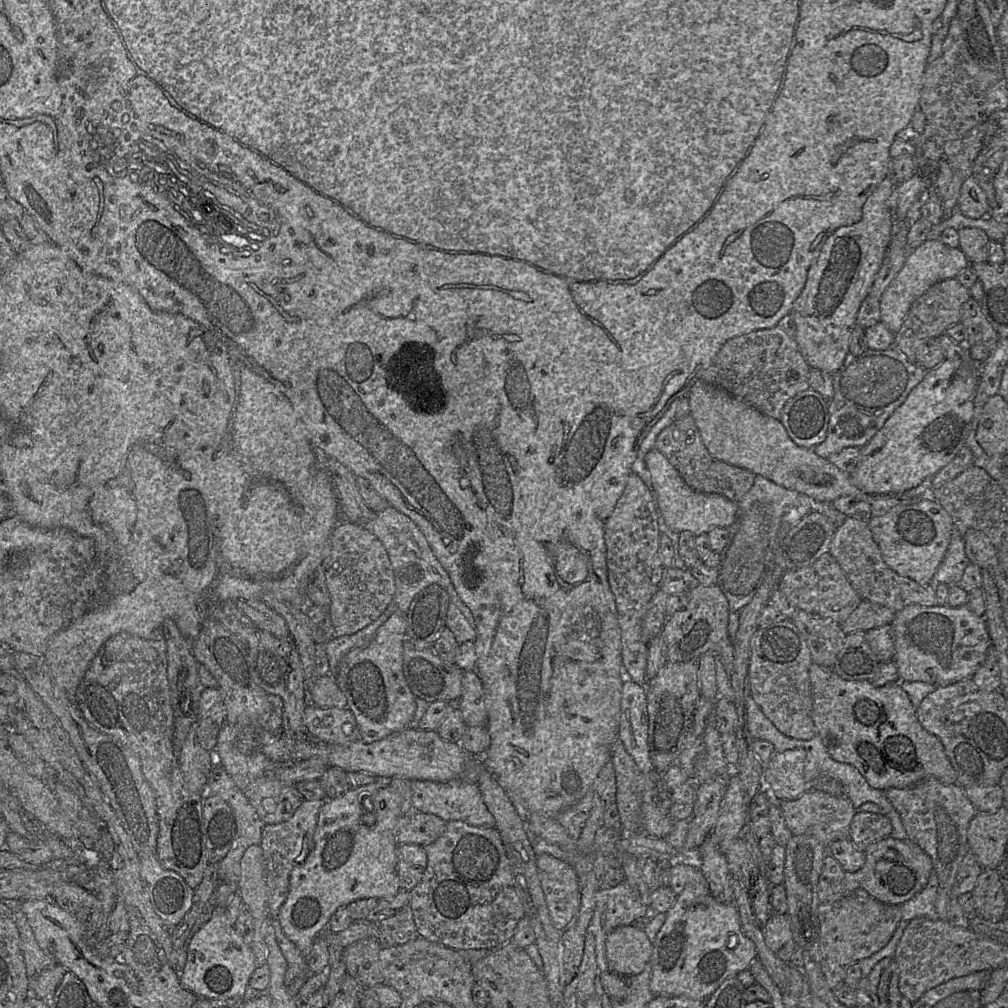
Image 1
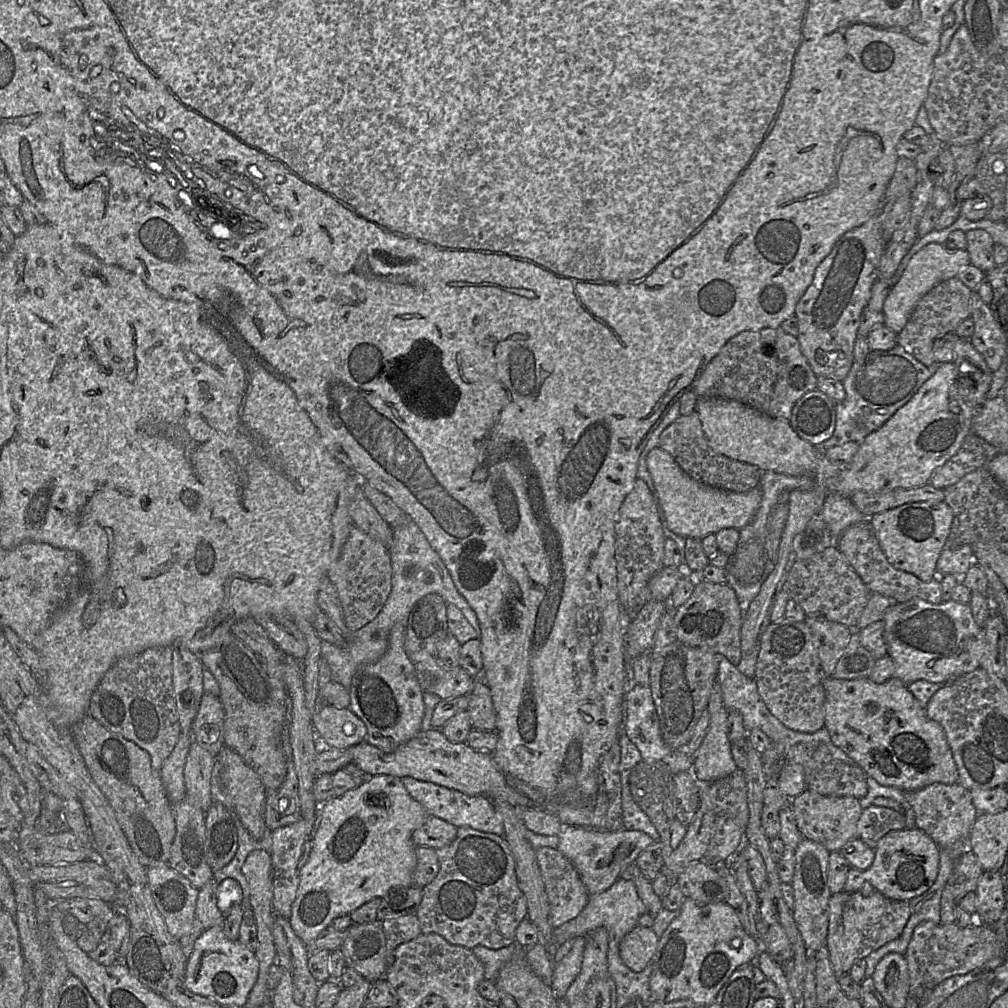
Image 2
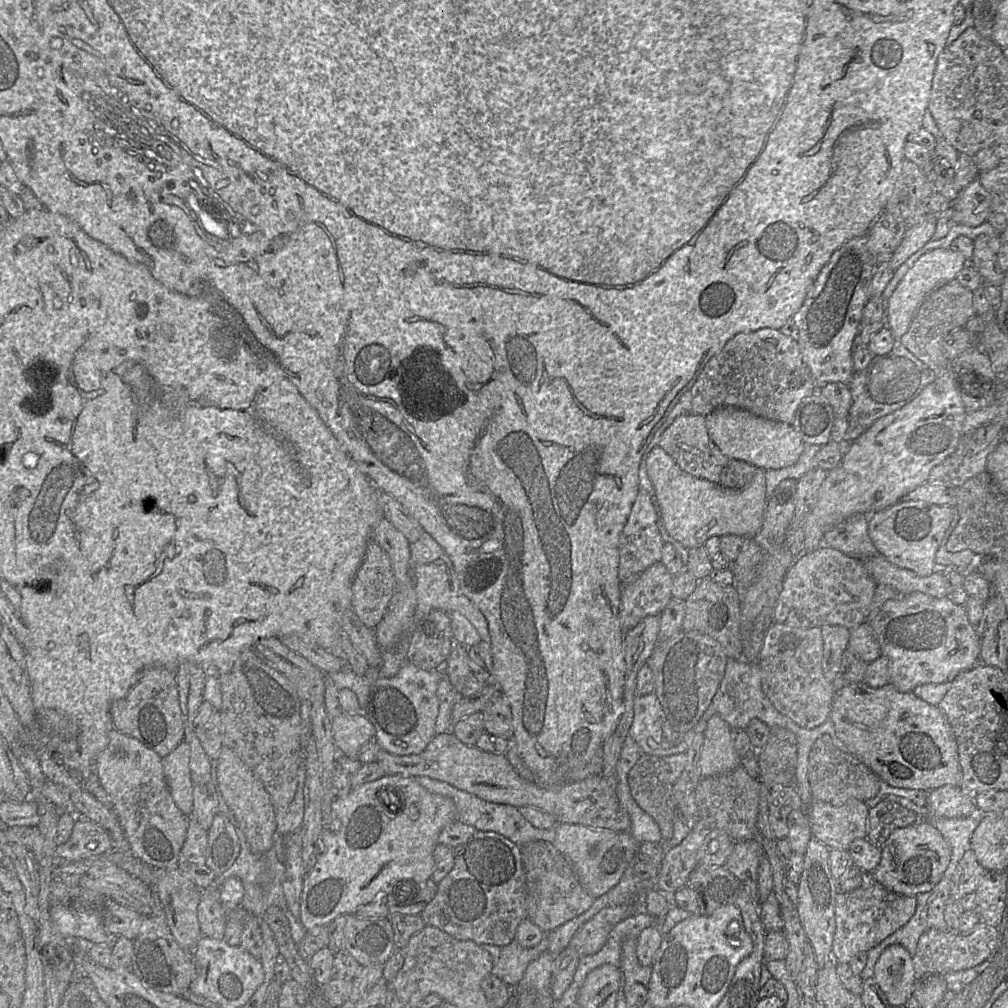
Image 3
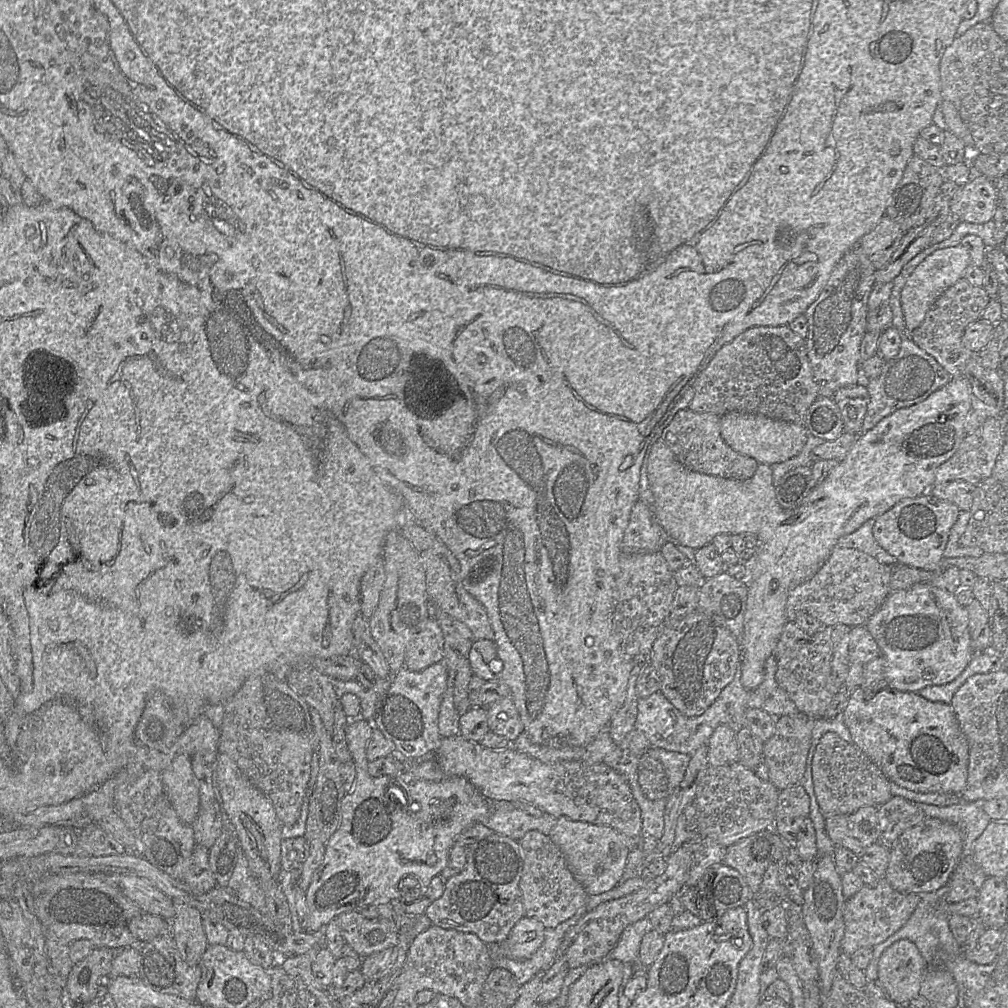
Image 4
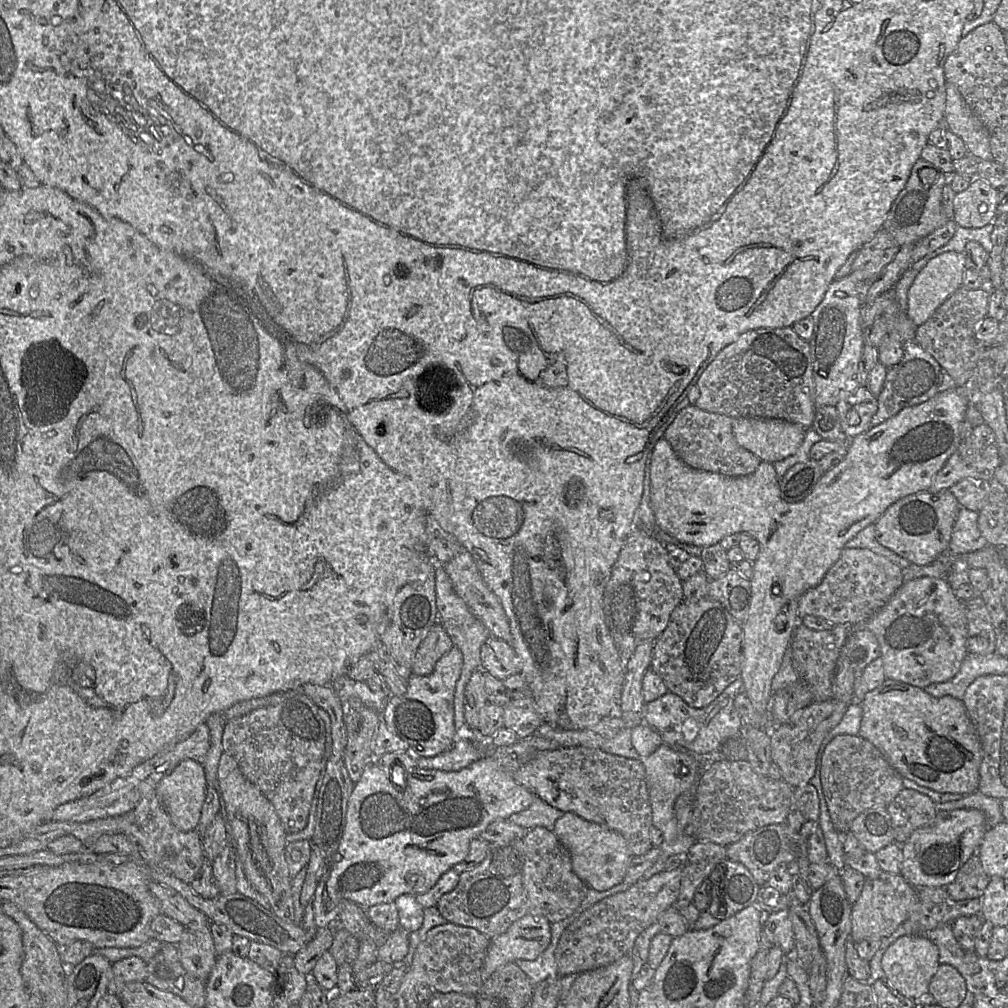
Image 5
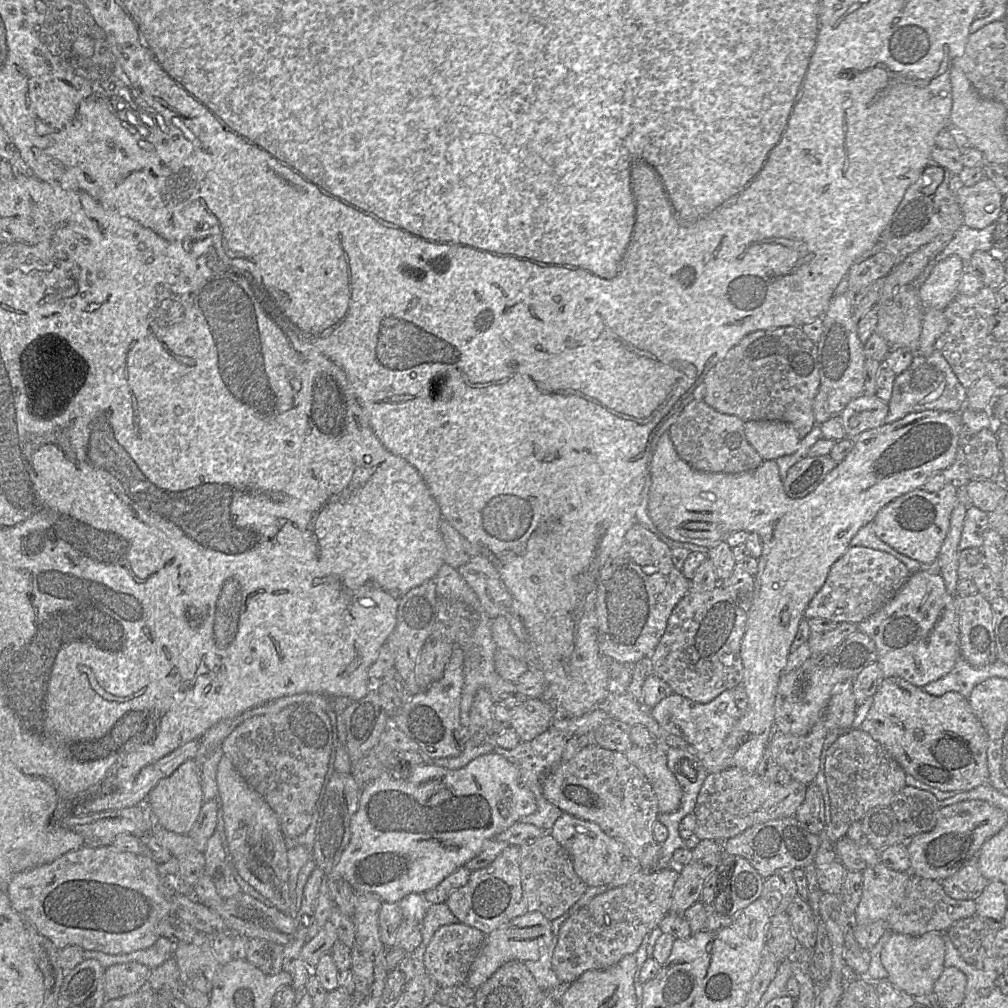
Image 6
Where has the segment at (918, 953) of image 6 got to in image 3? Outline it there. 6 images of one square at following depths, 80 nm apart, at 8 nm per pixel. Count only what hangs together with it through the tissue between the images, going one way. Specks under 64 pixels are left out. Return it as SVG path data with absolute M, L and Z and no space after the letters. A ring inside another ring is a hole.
M900 944L886 948L875 964L873 978L893 1007L904 1007L917 980L912 955Z

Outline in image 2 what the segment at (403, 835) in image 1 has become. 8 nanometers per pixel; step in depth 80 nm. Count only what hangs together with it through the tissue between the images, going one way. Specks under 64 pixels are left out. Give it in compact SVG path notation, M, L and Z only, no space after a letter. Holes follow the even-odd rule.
M428 815L425 823L412 833L412 841L416 846L432 847L434 849L450 844L457 835L458 828L449 822Z

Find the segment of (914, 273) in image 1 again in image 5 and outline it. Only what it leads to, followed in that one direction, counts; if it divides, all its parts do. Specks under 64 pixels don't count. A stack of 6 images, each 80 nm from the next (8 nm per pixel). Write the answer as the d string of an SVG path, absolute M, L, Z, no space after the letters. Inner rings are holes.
M944 252L930 259L915 277L907 293L907 315L916 326L922 325L935 310L962 286L966 266L965 253Z

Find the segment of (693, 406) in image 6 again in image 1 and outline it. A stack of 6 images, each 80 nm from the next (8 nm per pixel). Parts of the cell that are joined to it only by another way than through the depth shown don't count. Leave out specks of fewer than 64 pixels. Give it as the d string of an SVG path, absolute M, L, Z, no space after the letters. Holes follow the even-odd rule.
M688 415L674 420L658 435L655 449L662 453L678 471L684 482L693 490L705 494L718 494L738 502L752 487L756 475L710 455L702 442L694 419Z

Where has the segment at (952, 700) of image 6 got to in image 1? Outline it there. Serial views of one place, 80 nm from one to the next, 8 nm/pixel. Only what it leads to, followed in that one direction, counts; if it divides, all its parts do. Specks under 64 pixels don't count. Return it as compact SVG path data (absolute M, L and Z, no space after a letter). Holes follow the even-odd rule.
M812 663L809 668L813 698L812 719L832 759L855 767L870 787L886 791L891 788L912 787L926 779L936 779L946 785L957 784L957 773L952 767L943 744L919 723L916 708L900 682L881 687L871 681L847 681L840 678L831 668Z

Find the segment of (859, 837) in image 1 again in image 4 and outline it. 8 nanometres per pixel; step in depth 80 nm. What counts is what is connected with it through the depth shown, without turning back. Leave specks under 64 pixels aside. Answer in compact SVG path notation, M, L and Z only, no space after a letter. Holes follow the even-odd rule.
M893 796L879 806L877 815L880 830L877 843L886 848L891 848L901 834L927 818L915 802L901 796Z

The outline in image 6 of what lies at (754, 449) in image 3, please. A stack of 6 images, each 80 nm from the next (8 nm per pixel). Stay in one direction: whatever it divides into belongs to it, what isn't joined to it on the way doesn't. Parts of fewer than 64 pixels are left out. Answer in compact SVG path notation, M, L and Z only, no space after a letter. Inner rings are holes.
M746 421L744 431L747 440L764 461L794 453L802 439L792 425L781 421Z

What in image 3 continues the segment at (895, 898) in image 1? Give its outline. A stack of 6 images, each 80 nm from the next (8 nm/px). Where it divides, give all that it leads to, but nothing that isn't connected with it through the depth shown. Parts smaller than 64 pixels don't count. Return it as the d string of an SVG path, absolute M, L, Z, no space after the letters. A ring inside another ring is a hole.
M928 820L896 829L881 848L881 860L871 872L876 882L905 896L928 892L941 880L951 858L951 849L939 830Z

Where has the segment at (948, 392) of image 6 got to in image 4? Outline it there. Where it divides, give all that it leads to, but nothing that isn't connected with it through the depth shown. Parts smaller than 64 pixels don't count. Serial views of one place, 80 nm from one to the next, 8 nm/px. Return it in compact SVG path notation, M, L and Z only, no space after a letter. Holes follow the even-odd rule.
M908 331L901 333L901 345L898 354L883 362L881 373L870 379L866 385L869 403L861 433L874 427L881 419L898 409L924 401L934 391L945 386L952 377L938 362L918 347L910 338Z

